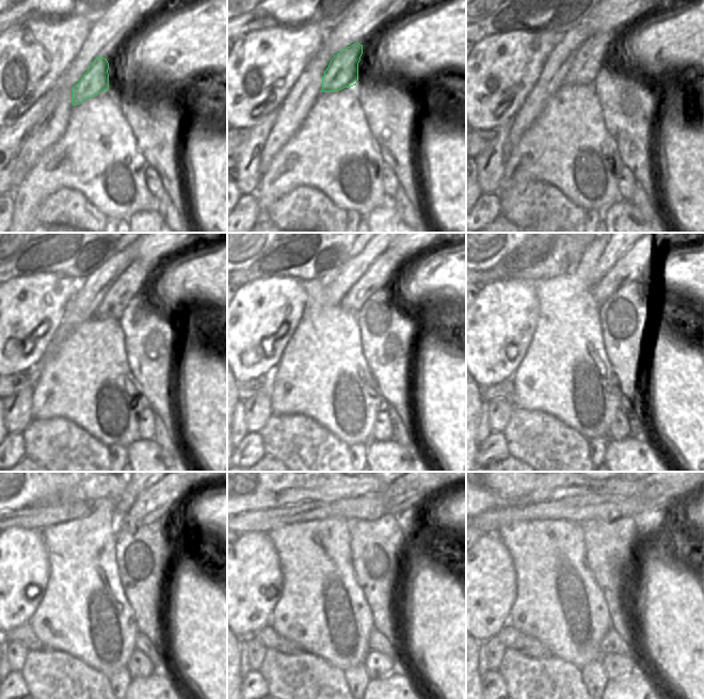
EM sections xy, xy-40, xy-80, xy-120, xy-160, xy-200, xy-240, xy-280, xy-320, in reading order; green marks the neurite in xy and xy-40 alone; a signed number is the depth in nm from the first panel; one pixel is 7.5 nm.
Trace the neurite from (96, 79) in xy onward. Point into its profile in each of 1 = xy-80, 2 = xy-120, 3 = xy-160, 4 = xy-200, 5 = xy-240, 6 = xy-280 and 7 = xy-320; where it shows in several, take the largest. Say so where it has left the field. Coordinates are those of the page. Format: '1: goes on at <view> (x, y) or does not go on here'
1: goes on at xy-80 (591, 57)
2: goes on at xy-120 (131, 283)
3: goes on at xy-160 (380, 273)
4: goes on at xy-200 (633, 266)
5: goes on at xy-240 (157, 503)
6: goes on at xy-280 (404, 493)
7: goes on at xy-320 (651, 493)

